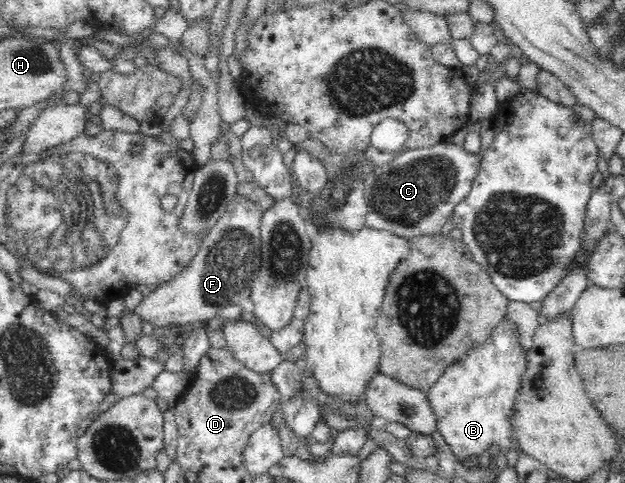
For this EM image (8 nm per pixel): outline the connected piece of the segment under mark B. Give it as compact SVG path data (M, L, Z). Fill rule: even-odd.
M505 316L483 345L476 345L446 368L427 393L437 417L438 432L454 454L466 463L470 463L471 456L479 456L484 461L493 444L505 452L517 448L511 435L510 419L528 362L528 352L521 345L517 326Z

